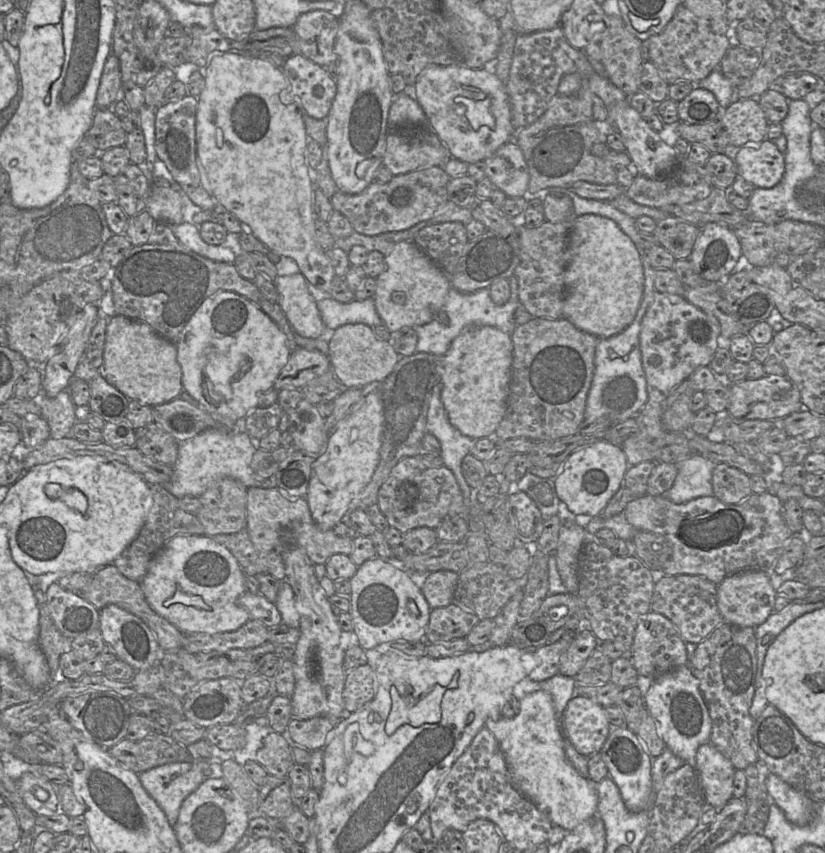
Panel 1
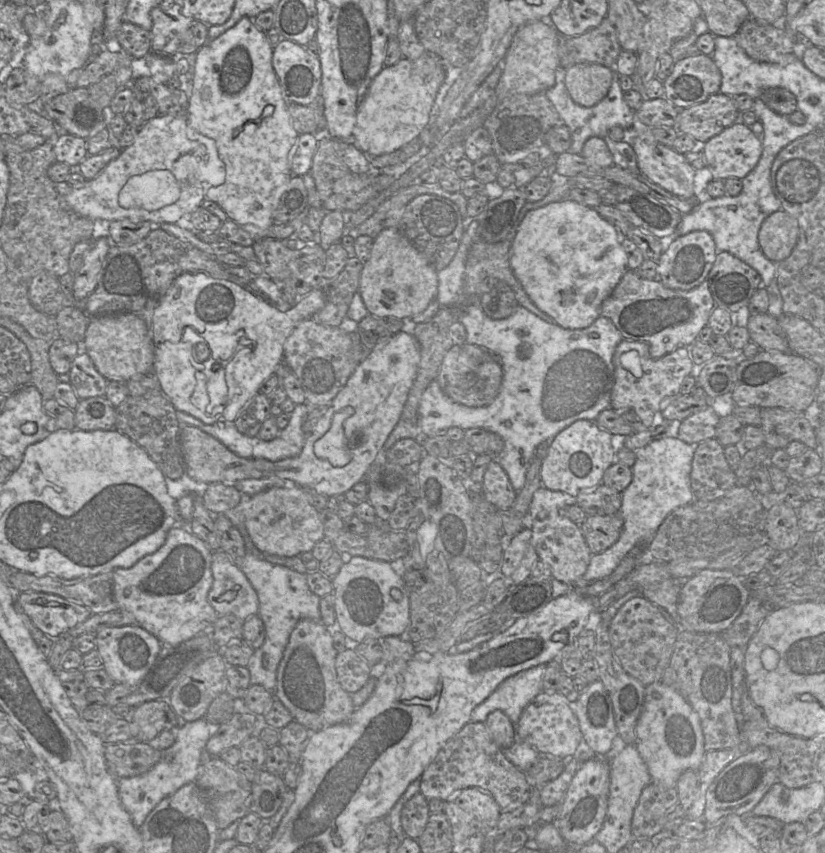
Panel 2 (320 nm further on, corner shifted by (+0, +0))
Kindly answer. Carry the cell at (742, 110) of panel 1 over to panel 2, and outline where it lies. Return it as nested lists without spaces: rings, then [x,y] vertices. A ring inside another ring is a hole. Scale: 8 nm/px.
[[[717,93],[701,104],[680,110],[676,129],[691,136],[697,143],[704,144],[734,124],[739,115],[734,98]]]

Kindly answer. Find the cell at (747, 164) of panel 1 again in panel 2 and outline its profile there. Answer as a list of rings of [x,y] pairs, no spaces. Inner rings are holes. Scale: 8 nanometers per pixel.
[[[735,122],[698,147],[714,179],[743,179],[757,165],[762,141],[743,122]]]

